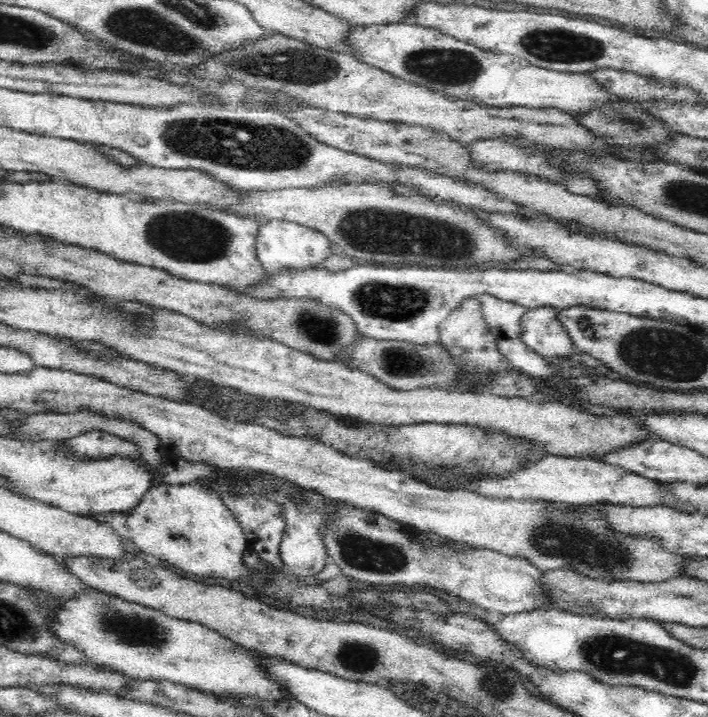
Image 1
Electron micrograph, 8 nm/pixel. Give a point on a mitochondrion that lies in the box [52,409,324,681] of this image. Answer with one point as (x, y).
(138, 631)

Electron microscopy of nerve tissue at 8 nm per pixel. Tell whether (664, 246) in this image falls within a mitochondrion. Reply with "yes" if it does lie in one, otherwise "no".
no

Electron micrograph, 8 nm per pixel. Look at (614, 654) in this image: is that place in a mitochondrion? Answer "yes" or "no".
yes

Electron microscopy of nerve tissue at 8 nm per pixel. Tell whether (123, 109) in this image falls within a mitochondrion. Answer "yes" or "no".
no

